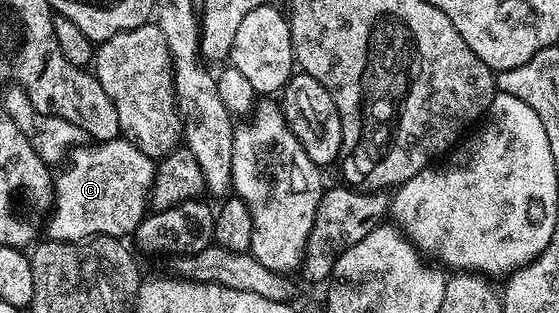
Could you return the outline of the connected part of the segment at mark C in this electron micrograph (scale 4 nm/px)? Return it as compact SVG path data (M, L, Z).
M115 138L112 141L104 141L100 143L88 143L80 145L71 150L66 158L63 170L59 174L55 173L53 177L53 194L55 193L55 210L51 213L51 218L47 221L46 236L52 241L86 241L93 237L117 237L120 239L134 234L135 228L142 223L145 214L149 209L149 194L151 191L151 183L155 178L156 162L152 158L146 157L139 148L129 141L122 138Z

